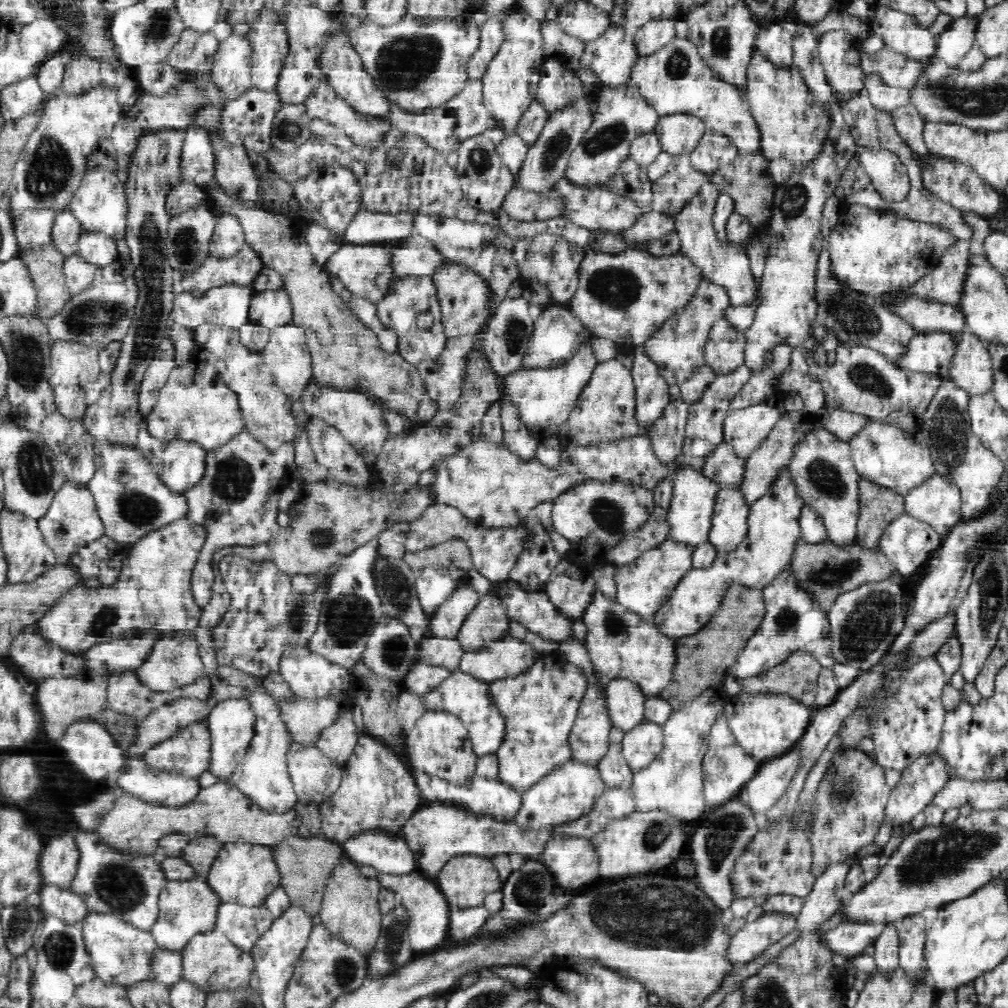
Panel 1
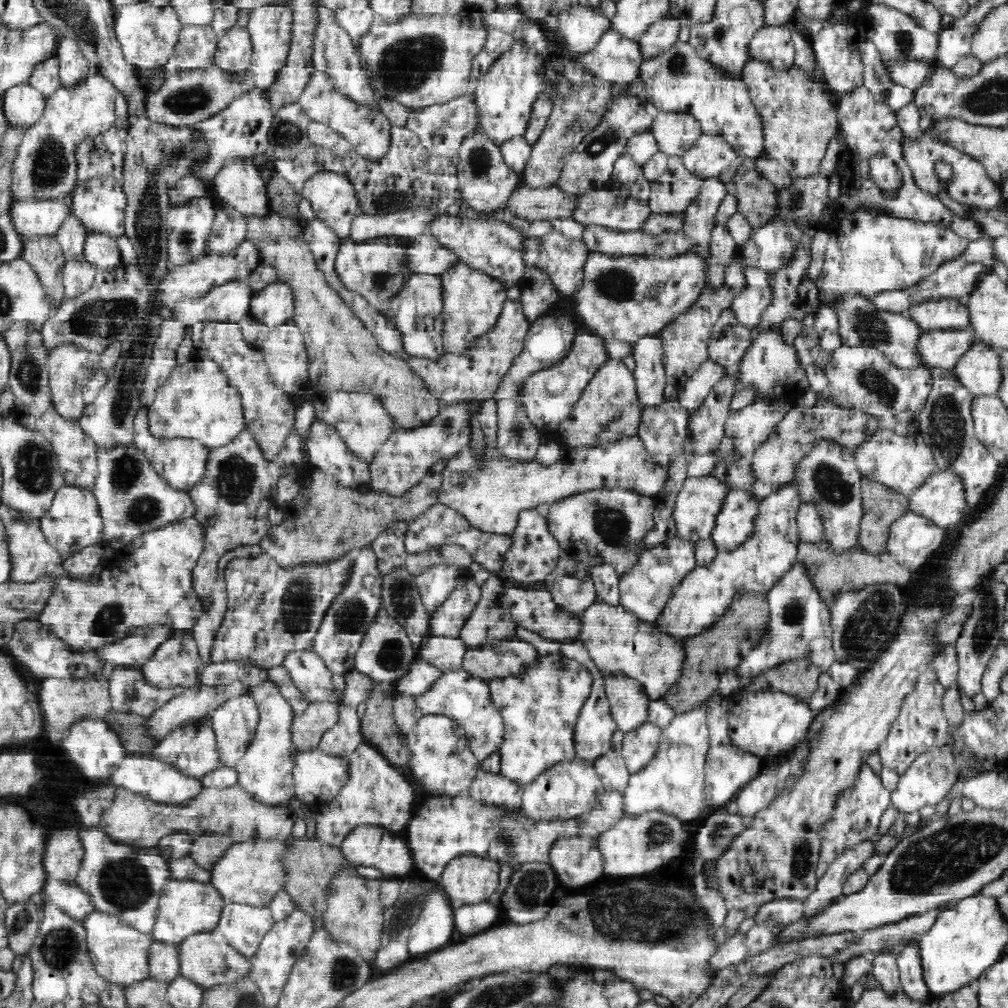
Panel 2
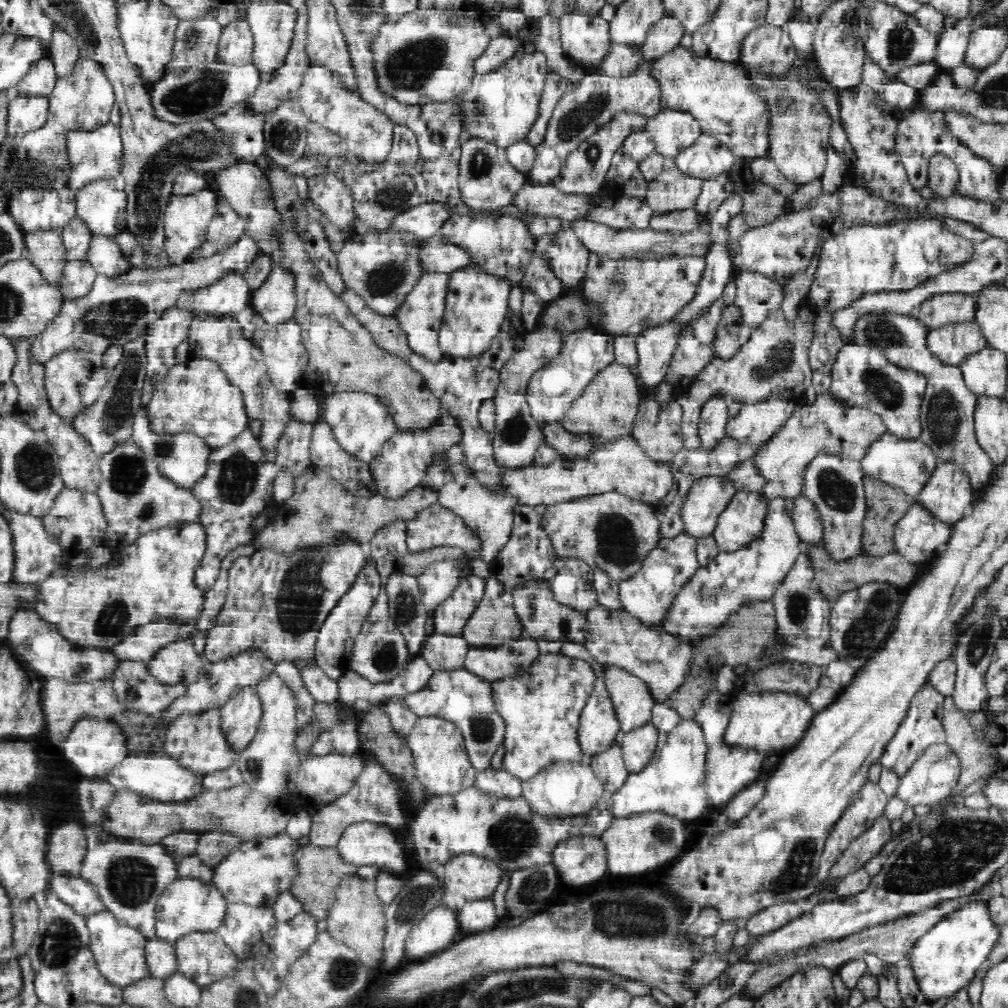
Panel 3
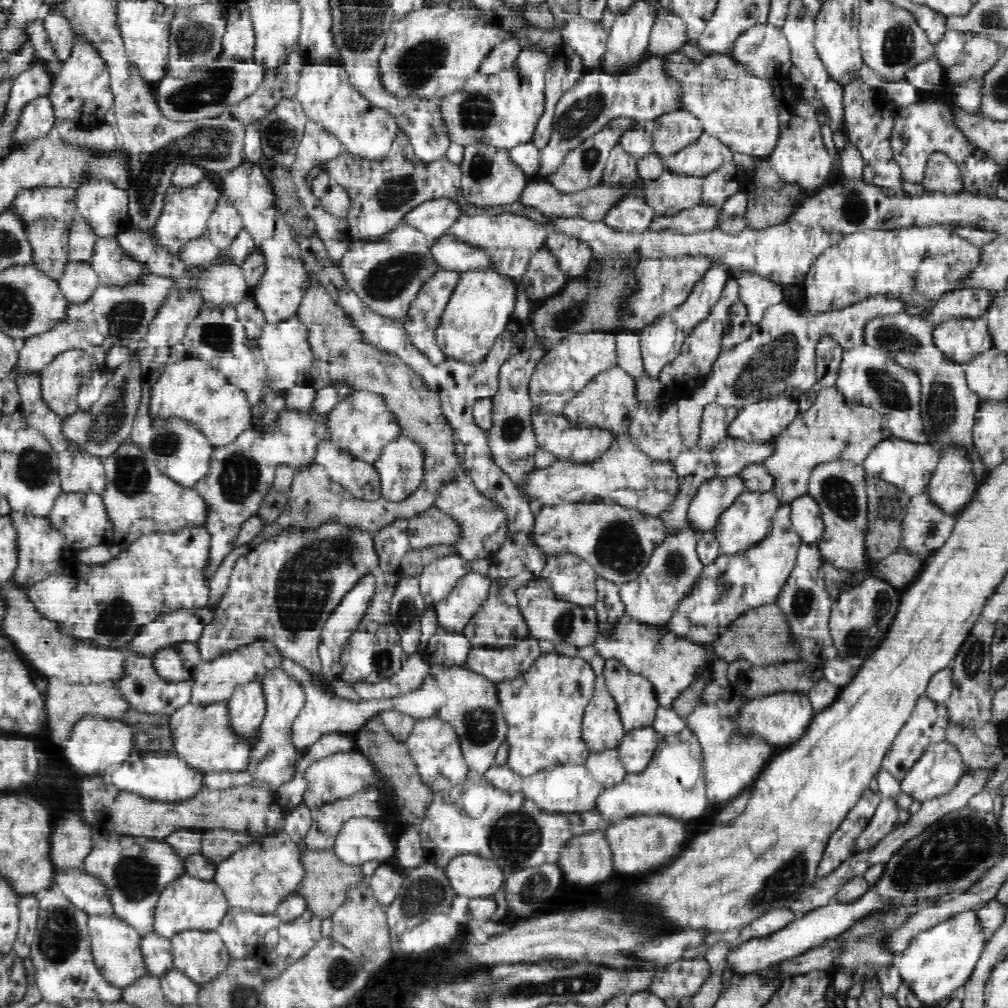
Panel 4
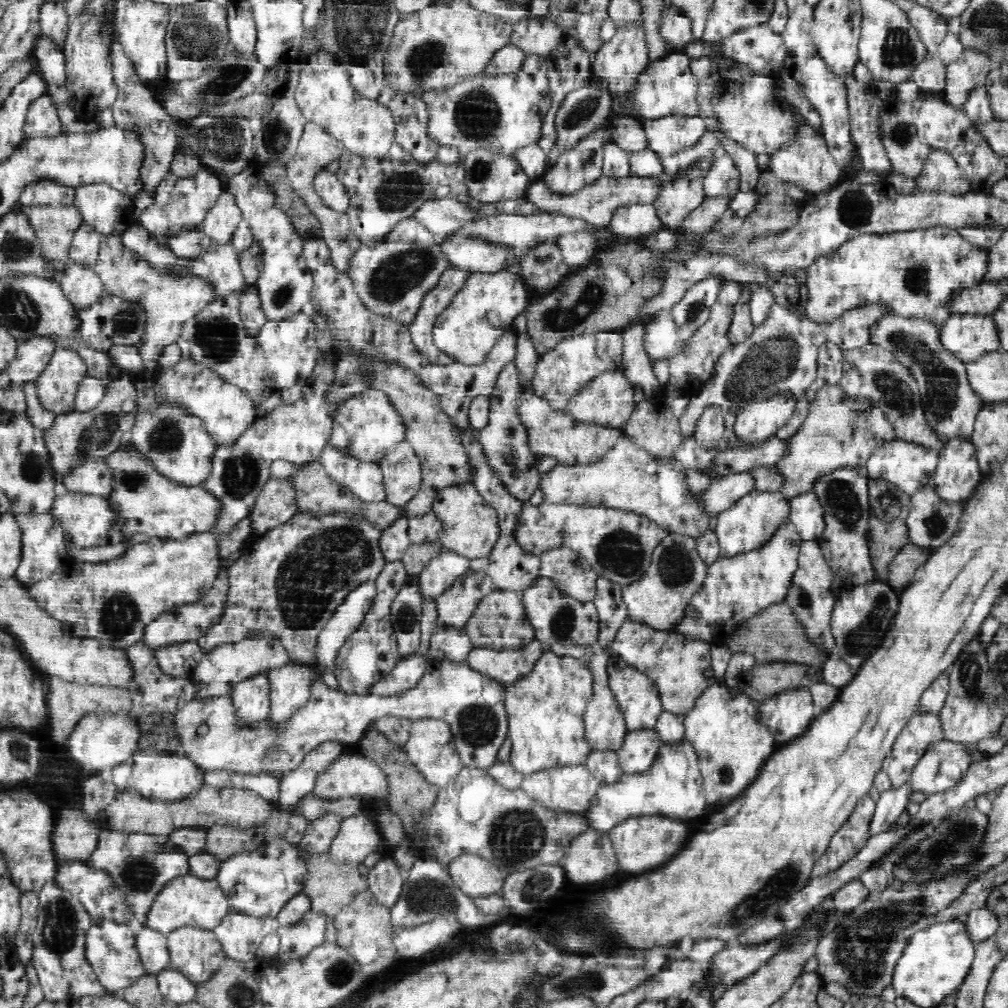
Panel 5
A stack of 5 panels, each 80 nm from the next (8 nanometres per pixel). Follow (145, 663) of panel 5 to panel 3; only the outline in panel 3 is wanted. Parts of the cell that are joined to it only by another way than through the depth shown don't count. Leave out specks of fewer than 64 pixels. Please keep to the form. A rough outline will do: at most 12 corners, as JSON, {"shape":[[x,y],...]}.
{"shape":[[144,662],[110,679],[122,712],[157,715],[188,690],[160,684]]}

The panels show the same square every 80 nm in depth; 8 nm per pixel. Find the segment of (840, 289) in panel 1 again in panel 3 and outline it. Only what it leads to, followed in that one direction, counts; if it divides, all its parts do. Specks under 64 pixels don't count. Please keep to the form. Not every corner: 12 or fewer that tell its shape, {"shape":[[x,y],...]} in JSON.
{"shape":[[862,314],[852,343],[877,347],[928,385],[920,438],[969,478],[974,500],[996,464],[979,446],[977,395],[926,349],[914,315]]}

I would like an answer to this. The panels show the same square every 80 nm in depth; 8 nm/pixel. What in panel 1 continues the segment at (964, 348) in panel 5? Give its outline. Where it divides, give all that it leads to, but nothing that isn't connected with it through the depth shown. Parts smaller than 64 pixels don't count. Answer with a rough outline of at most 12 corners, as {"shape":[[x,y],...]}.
{"shape":[[952,334],[910,338],[895,366],[945,377]]}

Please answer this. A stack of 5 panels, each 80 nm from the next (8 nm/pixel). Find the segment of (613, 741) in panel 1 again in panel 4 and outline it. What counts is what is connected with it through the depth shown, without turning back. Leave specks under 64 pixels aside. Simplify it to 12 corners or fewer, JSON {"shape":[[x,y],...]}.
{"shape":[[617,749],[589,753],[585,765],[604,790],[628,773]]}

